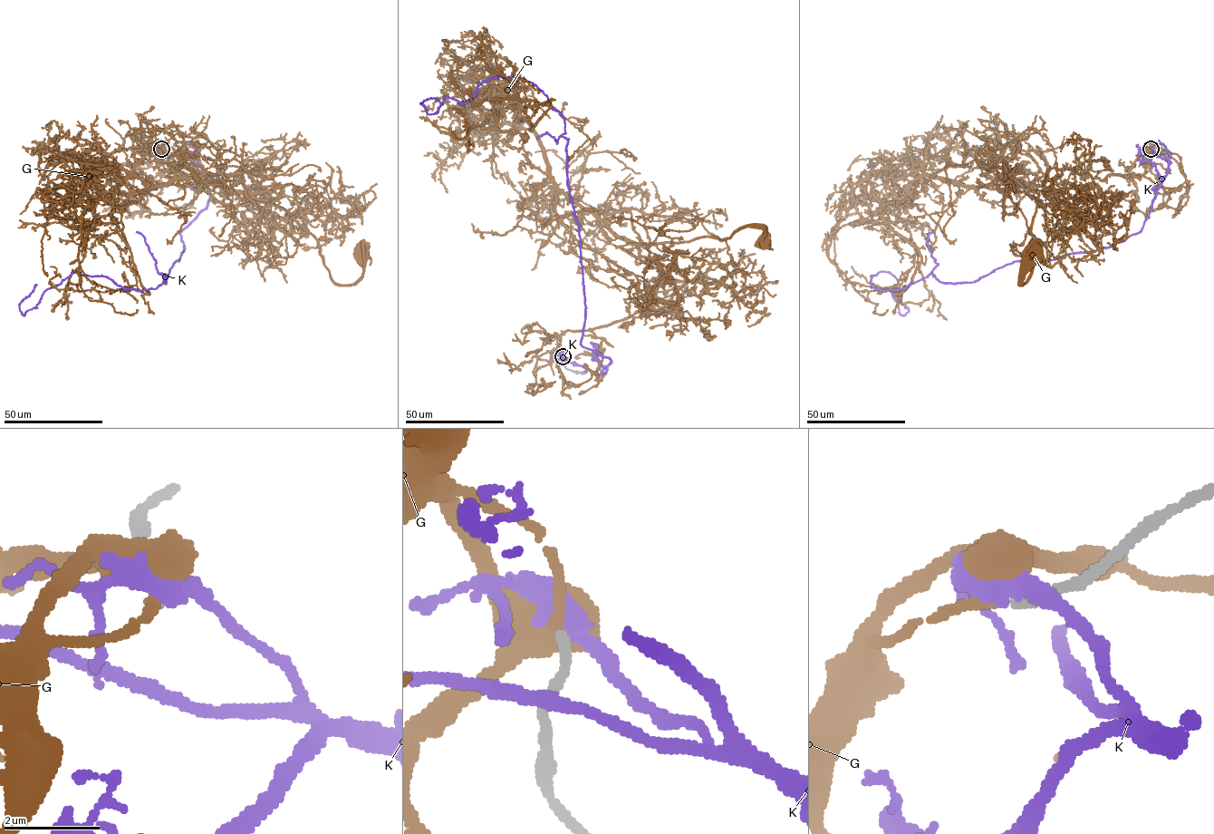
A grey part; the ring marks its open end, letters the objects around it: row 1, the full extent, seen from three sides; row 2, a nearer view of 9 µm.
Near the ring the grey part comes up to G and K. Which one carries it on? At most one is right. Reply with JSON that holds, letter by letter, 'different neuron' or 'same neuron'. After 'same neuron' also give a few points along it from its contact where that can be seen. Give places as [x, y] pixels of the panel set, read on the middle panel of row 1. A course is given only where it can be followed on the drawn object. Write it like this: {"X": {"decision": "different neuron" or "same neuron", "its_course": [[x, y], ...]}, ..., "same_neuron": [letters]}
{"G": {"decision": "same neuron", "its_course": [[563, 356], [565, 332], [629, 317], [654, 295], [675, 256], [647, 243], [748, 226], [764, 243]]}, "K": {"decision": "different neuron"}, "same_neuron": ["G"]}

